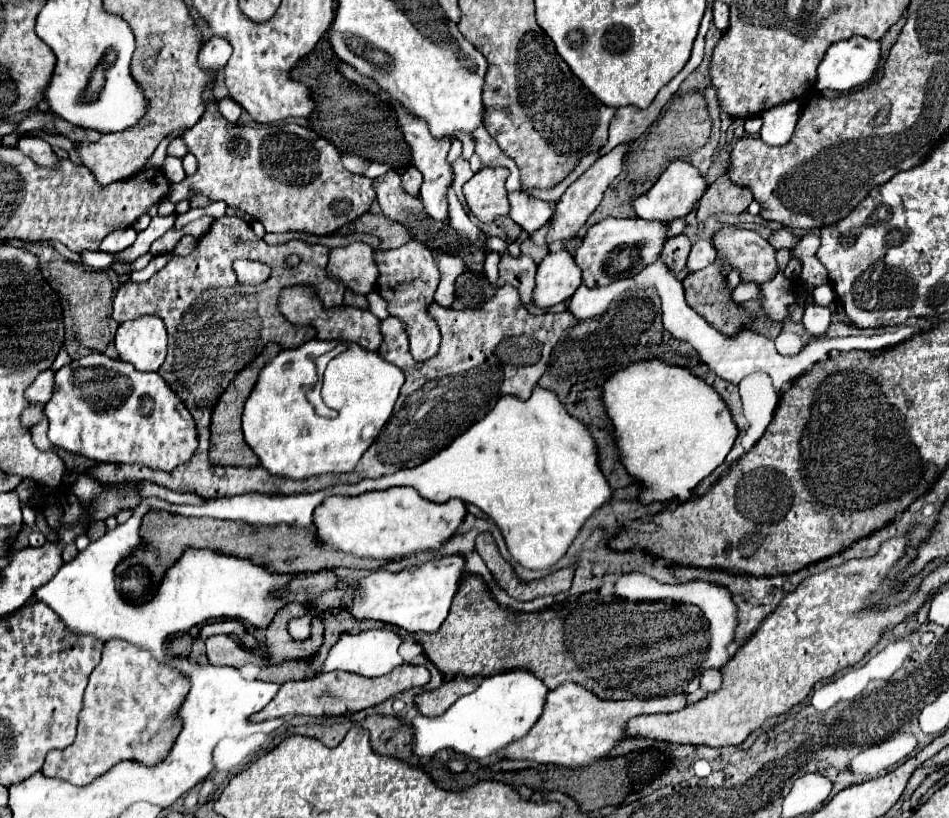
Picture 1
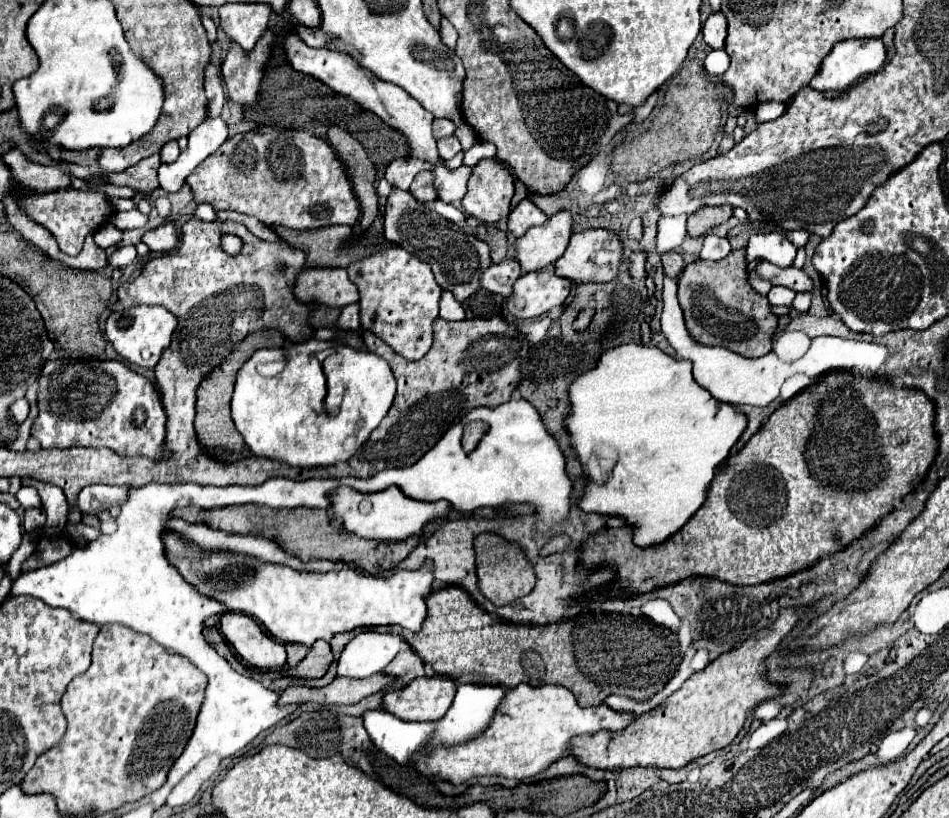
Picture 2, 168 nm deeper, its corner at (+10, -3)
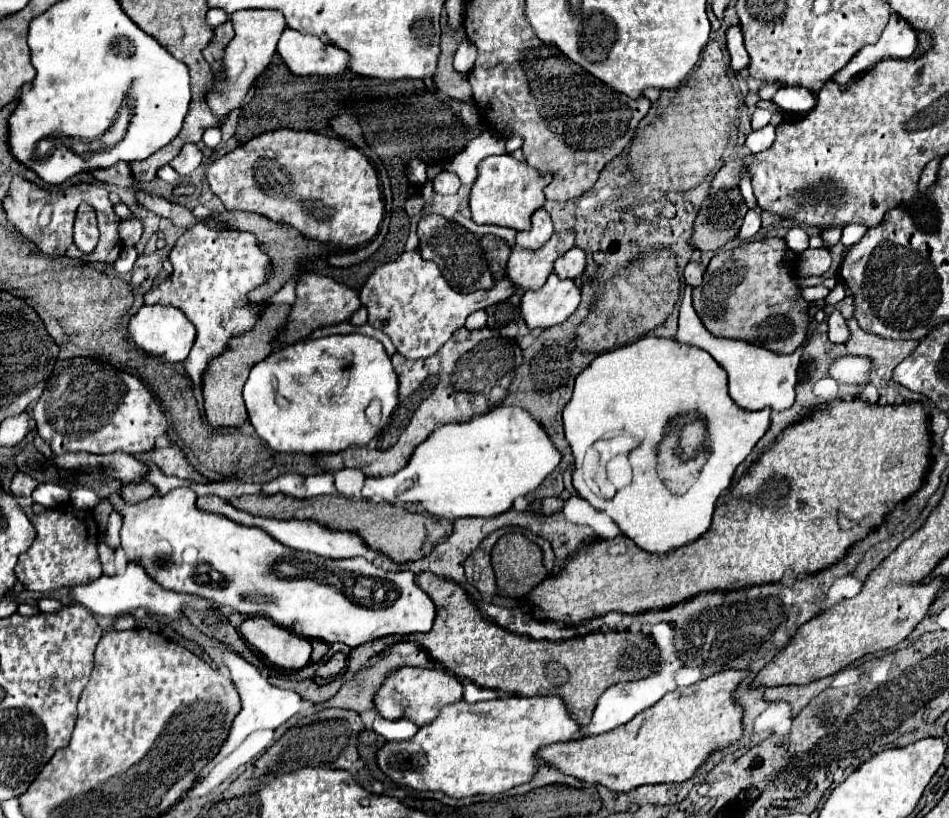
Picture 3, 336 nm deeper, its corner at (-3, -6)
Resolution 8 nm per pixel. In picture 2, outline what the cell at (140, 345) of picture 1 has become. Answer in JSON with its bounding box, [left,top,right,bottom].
[105,305,177,369]

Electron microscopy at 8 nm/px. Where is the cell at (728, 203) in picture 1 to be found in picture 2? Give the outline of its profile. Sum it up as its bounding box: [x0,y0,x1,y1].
[687,205,733,237]

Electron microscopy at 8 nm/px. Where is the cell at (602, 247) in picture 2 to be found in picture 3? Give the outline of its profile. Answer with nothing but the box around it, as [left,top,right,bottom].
[554,248,586,278]

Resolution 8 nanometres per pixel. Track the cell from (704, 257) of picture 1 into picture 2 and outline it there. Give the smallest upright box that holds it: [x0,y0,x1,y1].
[697,235,731,261]

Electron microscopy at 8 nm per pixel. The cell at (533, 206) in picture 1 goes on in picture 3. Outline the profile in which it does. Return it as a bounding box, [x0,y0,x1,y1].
[516,208,554,250]

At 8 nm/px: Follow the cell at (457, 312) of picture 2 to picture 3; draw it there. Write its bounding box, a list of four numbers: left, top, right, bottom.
[466,310,488,330]

